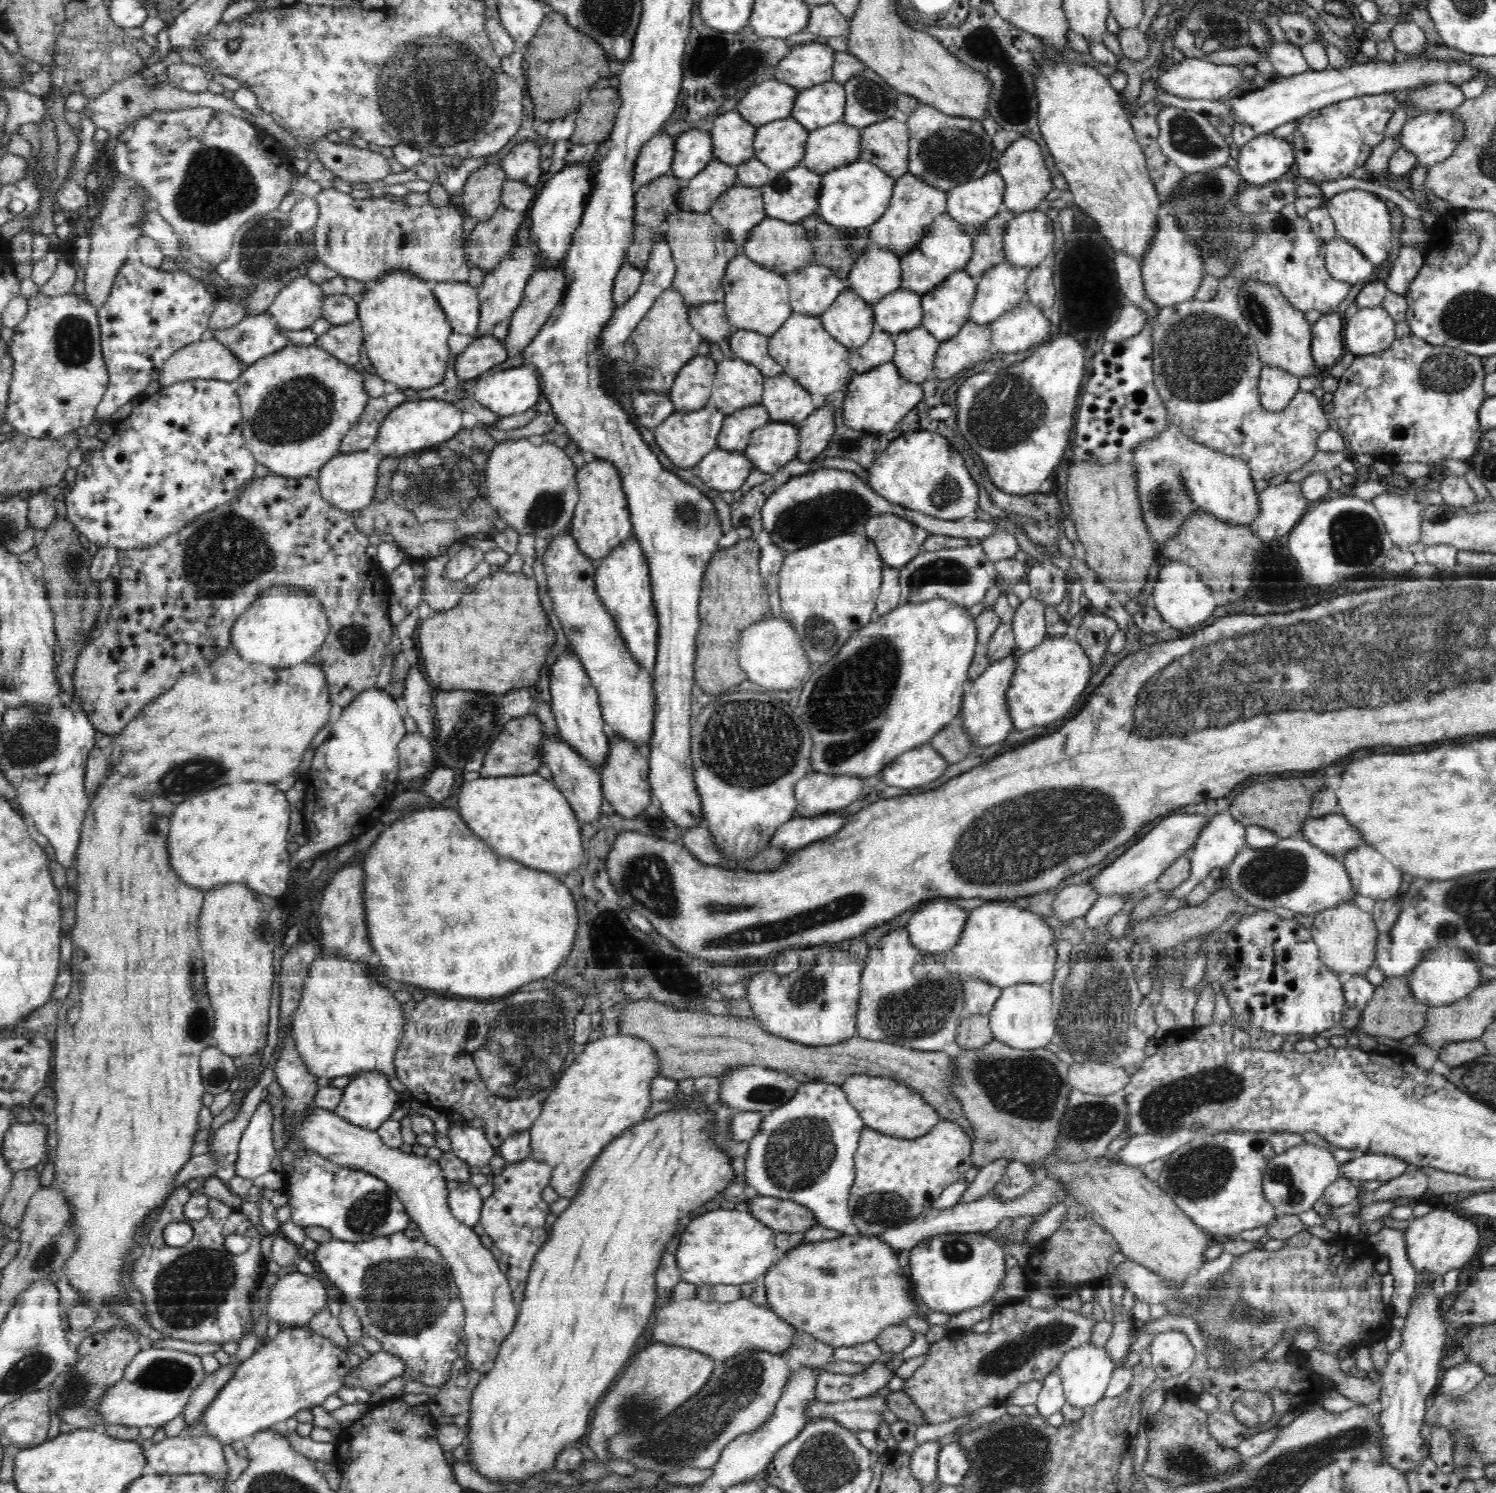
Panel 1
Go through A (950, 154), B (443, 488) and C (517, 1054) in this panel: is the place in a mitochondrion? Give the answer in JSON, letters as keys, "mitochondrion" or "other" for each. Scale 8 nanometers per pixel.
{"A":"mitochondrion","B":"mitochondrion","C":"mitochondrion"}

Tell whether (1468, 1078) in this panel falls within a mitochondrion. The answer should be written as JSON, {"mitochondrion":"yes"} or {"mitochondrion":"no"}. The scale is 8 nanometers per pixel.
{"mitochondrion":"yes"}

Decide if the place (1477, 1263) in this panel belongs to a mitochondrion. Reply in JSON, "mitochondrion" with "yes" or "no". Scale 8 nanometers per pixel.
{"mitochondrion":"no"}

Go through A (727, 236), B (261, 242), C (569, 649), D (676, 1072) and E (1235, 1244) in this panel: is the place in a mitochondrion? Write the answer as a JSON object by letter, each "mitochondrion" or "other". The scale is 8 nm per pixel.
{"A":"other","B":"mitochondrion","C":"other","D":"other","E":"other"}

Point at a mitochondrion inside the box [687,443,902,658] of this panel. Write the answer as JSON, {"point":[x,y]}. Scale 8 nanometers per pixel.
{"point":[844,509]}

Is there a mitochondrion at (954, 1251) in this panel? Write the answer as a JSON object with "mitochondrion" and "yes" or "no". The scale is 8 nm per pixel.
{"mitochondrion":"yes"}

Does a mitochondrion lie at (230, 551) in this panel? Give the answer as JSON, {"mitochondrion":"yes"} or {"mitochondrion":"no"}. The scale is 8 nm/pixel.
{"mitochondrion":"yes"}

